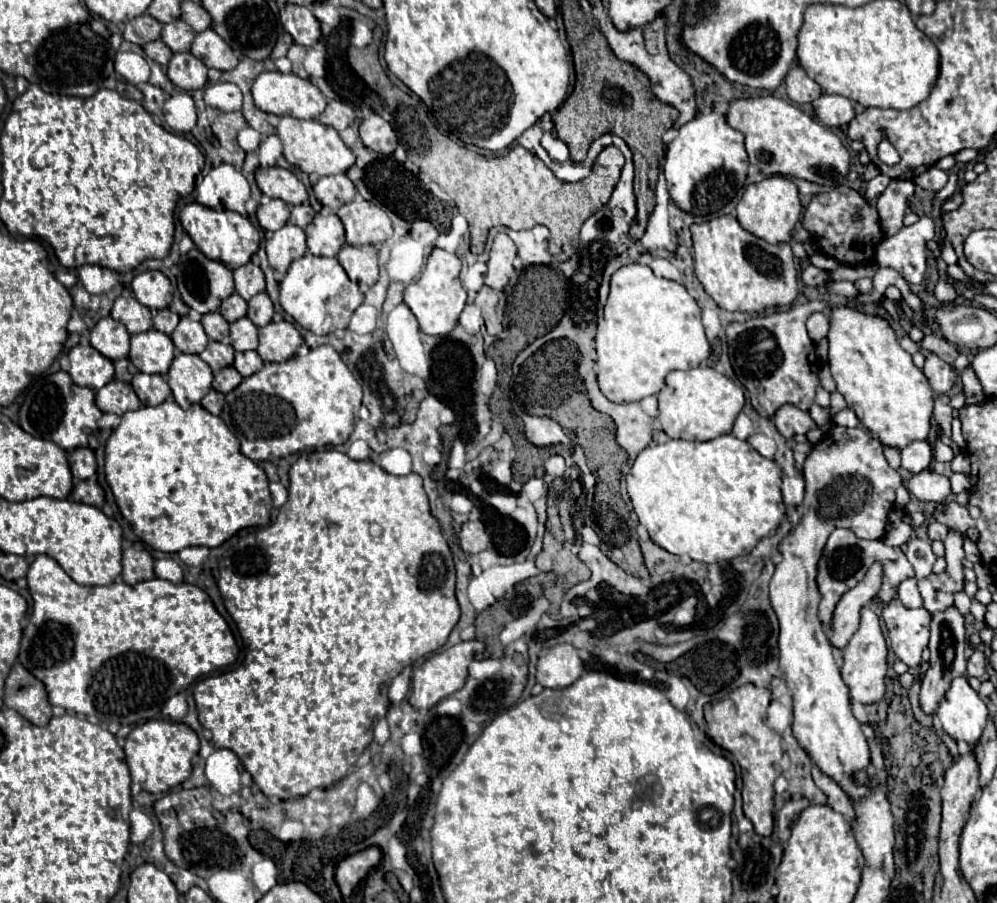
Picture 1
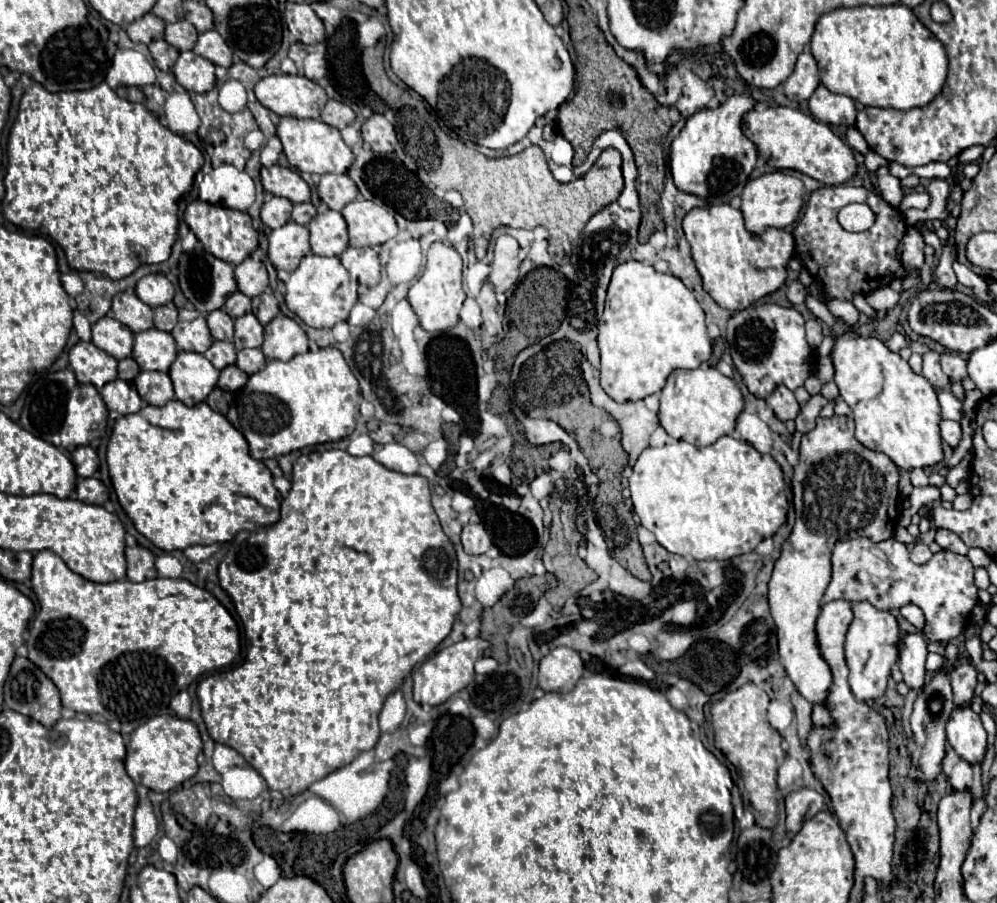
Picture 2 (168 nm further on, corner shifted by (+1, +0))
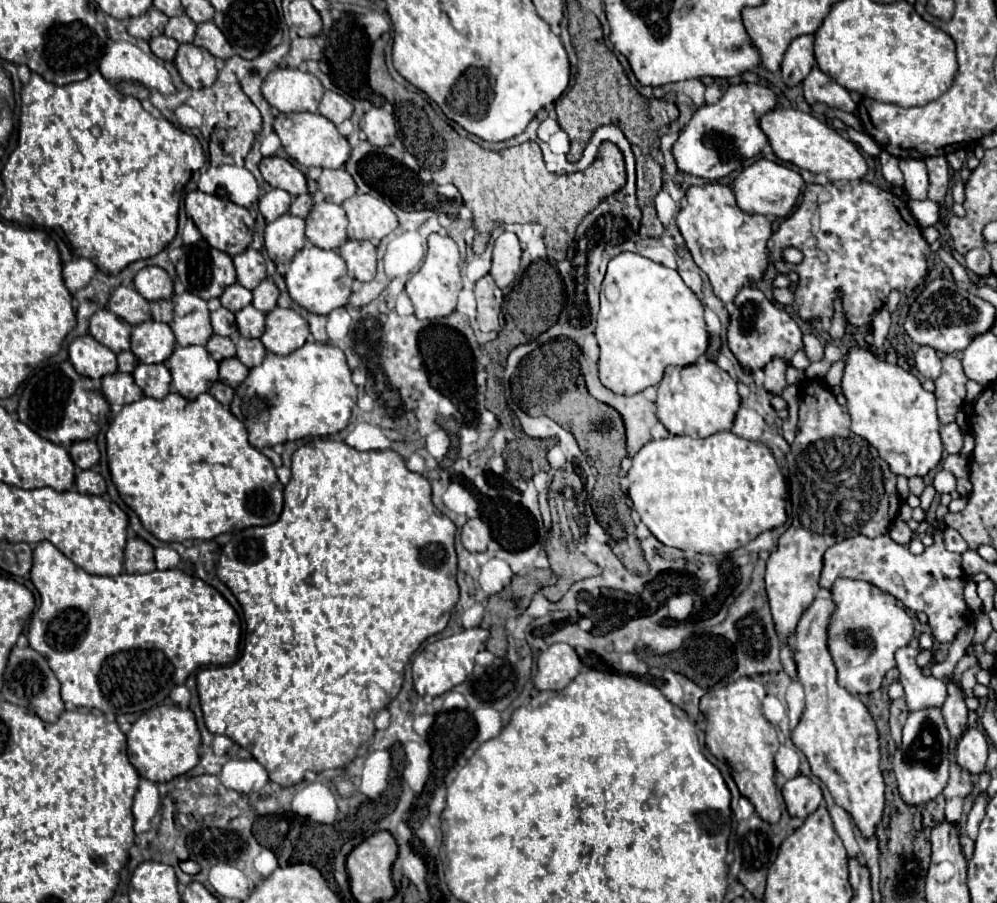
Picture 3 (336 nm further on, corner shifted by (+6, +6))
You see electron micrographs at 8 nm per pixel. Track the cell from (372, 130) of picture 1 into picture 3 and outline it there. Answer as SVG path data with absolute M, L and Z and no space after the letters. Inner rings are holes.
M370 108L360 120L360 130L366 134L368 142L374 146L388 146L396 138L394 118L382 108Z

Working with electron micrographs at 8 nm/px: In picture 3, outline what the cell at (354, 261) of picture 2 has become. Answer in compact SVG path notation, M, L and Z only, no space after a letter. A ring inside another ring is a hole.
M348 240L340 246L338 254L344 258L348 266L348 274L354 280L366 282L376 276L376 246L372 242Z

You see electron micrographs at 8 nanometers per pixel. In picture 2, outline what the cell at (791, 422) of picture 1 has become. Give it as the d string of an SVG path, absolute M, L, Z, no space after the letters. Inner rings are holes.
M777 386L767 398L767 404L775 412L775 416L783 422L793 420L799 414L799 402L795 400L793 392L787 386Z

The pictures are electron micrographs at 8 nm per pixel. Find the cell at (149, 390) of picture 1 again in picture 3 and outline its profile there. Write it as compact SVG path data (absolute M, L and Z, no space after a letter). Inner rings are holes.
M138 364L132 372L136 384L142 388L144 396L164 398L170 392L170 372L166 364Z

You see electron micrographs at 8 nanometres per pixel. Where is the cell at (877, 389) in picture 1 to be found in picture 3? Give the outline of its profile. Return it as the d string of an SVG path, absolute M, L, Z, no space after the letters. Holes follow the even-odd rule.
M852 346L846 354L842 394L848 400L848 412L852 416L850 430L868 440L894 474L908 478L924 476L938 466L942 458L942 442L938 434L940 422L936 416L936 398L922 388L916 374L898 364L880 360L864 346Z

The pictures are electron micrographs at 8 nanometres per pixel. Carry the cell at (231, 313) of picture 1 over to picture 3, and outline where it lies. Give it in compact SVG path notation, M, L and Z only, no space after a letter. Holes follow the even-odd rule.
M232 284L224 290L224 294L220 296L220 302L222 302L224 308L228 308L232 312L238 312L238 310L242 310L244 306L248 306L252 302L252 292L246 290L240 284Z

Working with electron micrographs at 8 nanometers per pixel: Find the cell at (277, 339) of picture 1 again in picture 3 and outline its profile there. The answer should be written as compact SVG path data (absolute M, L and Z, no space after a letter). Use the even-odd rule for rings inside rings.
M274 308L266 314L266 330L260 340L268 352L286 356L304 346L308 334L308 322L300 314L290 308Z

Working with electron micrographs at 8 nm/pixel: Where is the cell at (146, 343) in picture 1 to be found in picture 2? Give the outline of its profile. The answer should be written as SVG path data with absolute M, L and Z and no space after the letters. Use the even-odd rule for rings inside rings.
M149 328L145 332L135 334L133 360L141 366L141 370L167 372L175 356L177 356L177 344L169 332Z

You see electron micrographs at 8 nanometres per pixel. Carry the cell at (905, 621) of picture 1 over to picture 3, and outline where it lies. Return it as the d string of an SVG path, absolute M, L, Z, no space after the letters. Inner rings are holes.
M908 644L896 652L896 666L900 670L900 684L906 692L908 710L922 710L930 706L942 706L946 700L946 684L934 676L924 676L916 664L918 646Z

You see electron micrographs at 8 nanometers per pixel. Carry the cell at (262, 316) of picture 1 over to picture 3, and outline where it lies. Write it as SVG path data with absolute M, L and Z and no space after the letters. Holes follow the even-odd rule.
M270 278L260 282L252 290L252 306L256 310L260 310L262 314L268 314L270 310L274 310L276 308L276 300L278 300L278 288L274 286L274 282Z

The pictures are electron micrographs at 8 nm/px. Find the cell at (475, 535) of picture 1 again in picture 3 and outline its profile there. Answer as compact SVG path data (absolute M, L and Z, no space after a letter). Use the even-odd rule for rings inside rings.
M472 518L462 526L462 544L468 552L484 552L488 542L490 528L480 518Z

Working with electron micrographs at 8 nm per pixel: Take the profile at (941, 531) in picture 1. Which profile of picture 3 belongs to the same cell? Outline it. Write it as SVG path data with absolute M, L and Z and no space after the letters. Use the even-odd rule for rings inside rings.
M944 528L942 530L942 538L944 538L944 542L946 542L946 548L950 550L950 552L966 552L968 550L968 544L964 542L964 538L954 530L954 528Z

